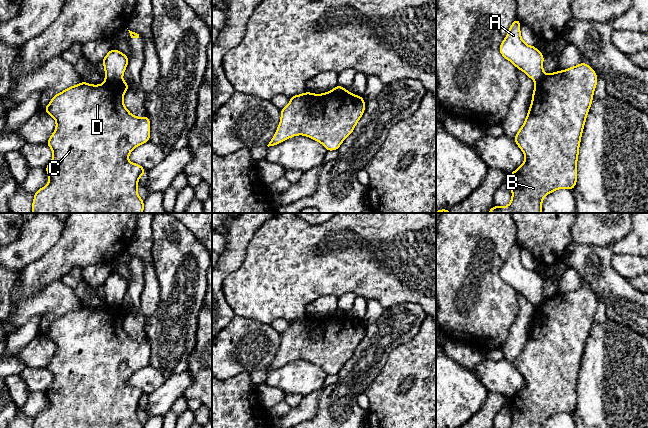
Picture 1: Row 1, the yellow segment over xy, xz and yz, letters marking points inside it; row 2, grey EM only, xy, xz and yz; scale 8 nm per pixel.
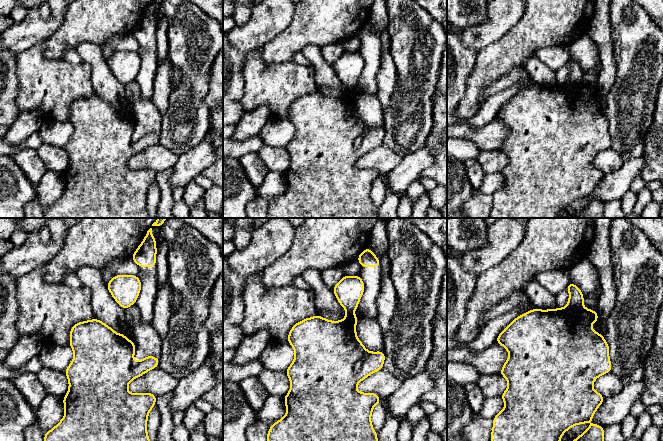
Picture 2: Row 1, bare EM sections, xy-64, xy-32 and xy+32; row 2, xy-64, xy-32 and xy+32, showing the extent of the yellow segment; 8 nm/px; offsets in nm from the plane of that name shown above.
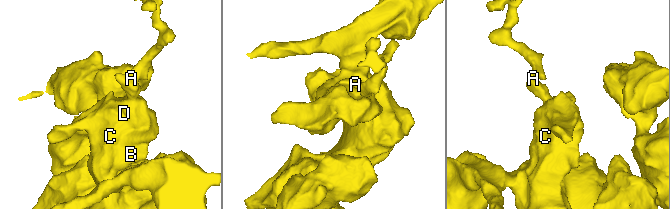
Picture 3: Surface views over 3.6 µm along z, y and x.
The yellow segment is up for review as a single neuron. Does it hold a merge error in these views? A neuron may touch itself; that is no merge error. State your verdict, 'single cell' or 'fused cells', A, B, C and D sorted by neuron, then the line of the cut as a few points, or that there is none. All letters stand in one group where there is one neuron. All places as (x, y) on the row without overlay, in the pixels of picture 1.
fused cells | A / B C D | xy (106, 302), (121, 304)

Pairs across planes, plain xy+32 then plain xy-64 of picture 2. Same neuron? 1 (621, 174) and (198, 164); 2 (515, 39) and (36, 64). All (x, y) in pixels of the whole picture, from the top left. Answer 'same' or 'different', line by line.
1: same
2: different

